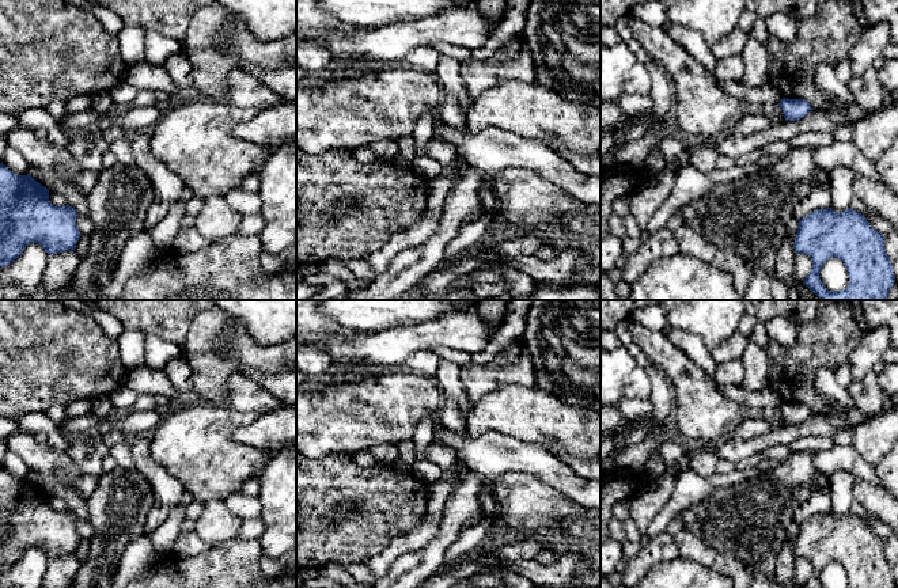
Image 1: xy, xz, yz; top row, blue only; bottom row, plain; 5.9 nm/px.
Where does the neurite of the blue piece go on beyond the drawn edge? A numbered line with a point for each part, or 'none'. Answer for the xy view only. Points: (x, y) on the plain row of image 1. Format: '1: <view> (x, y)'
none

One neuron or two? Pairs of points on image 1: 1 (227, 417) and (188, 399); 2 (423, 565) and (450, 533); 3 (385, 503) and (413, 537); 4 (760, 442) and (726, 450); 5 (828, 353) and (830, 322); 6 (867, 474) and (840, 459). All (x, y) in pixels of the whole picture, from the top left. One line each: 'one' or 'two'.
1: two
2: one
3: two
4: one
5: one
6: one

